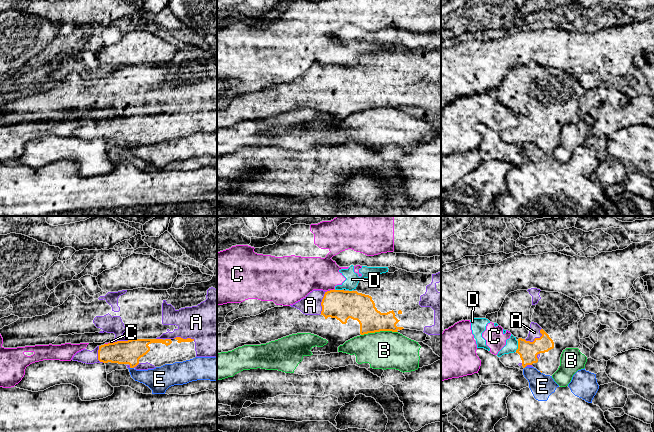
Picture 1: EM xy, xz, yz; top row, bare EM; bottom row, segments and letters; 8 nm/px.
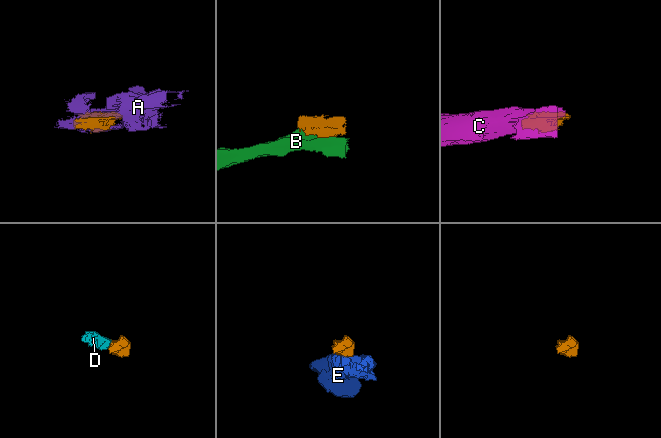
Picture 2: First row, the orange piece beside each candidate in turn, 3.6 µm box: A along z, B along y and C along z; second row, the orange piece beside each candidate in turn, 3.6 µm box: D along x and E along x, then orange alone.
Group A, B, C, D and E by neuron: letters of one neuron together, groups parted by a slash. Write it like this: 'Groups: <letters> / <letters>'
Groups: A / B / C D / E

